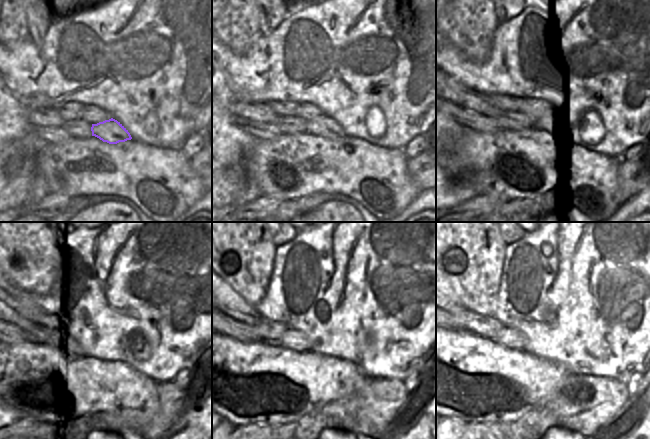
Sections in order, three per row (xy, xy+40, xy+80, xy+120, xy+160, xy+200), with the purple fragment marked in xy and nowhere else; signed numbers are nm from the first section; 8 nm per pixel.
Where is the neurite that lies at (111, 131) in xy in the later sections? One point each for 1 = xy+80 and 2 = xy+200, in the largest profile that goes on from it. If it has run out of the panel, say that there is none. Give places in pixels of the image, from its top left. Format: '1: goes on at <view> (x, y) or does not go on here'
1: goes on at xy+80 (541, 121)
2: goes on at xy+200 (511, 338)

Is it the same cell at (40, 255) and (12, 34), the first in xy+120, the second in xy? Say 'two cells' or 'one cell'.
one cell

